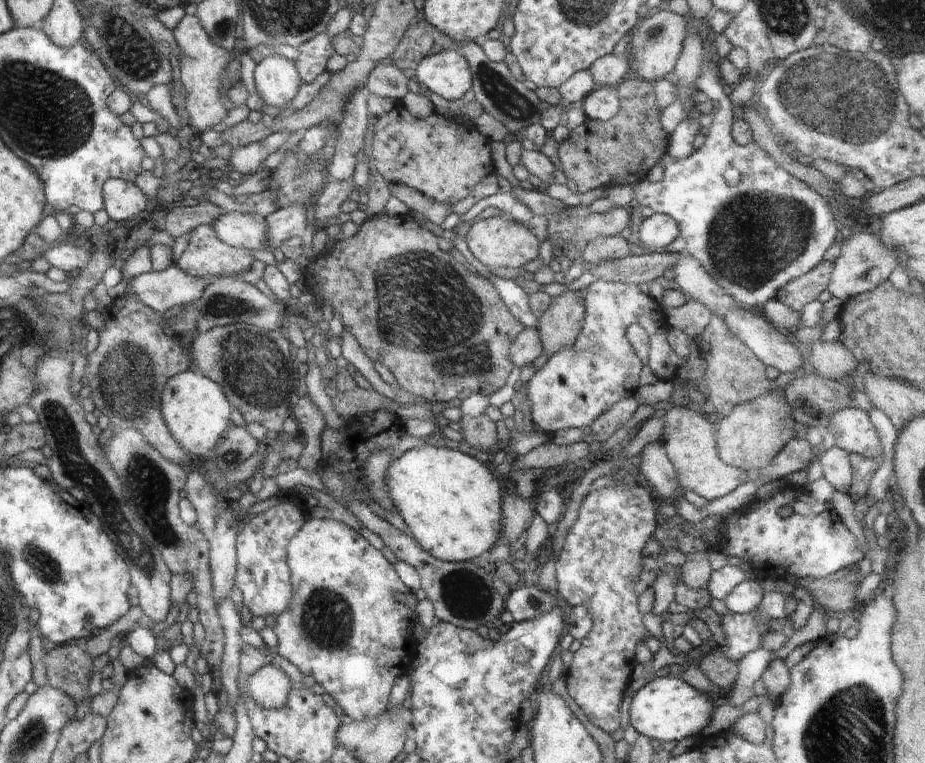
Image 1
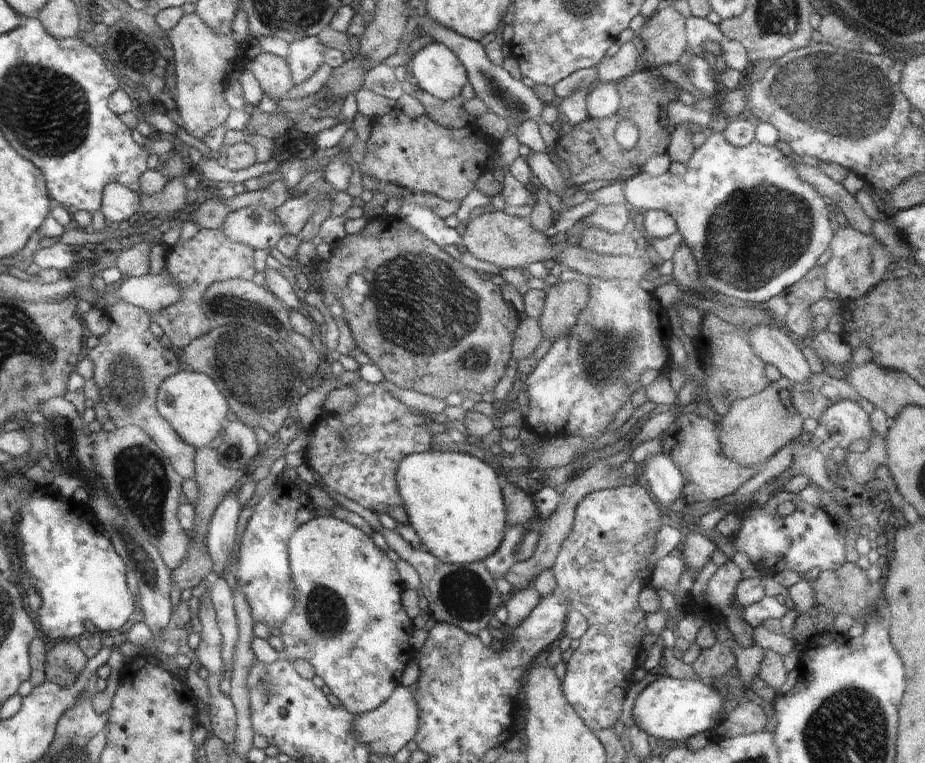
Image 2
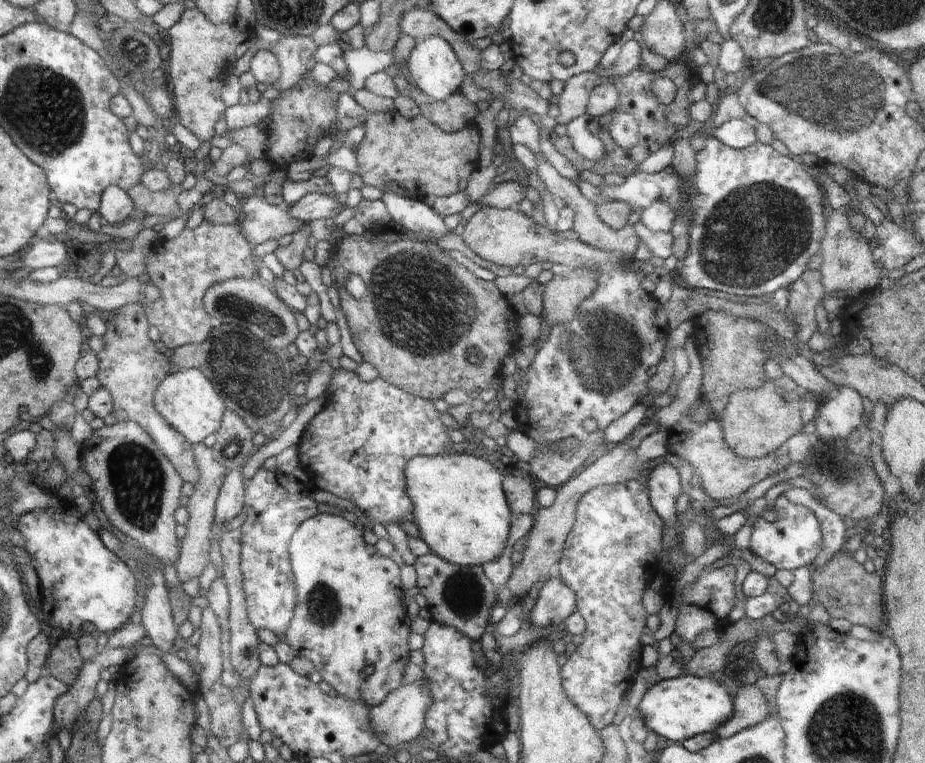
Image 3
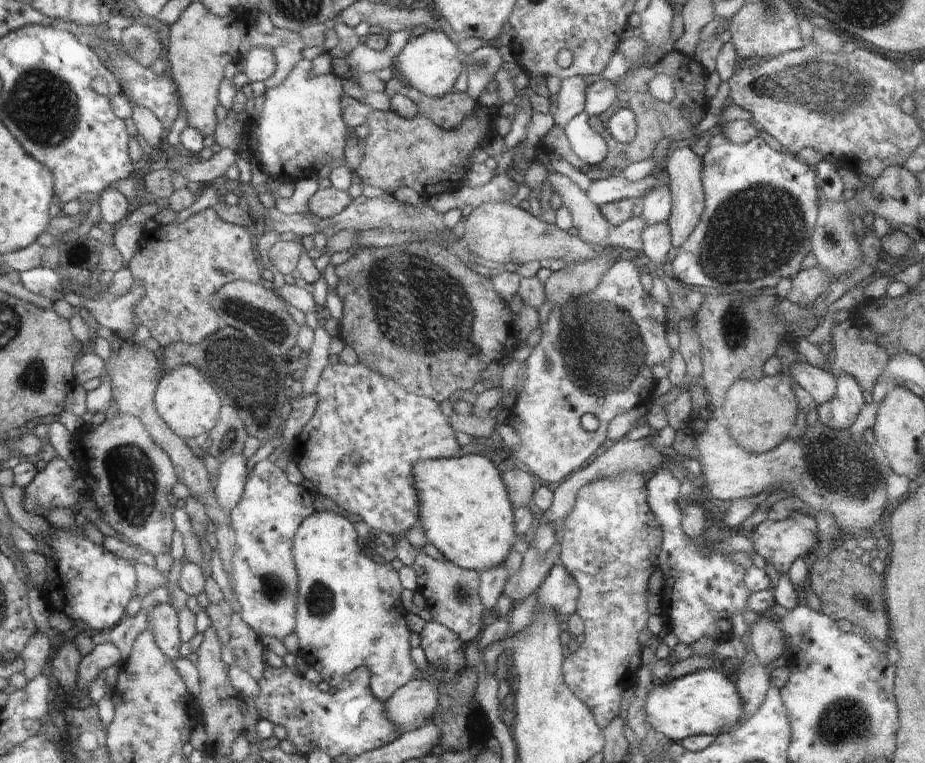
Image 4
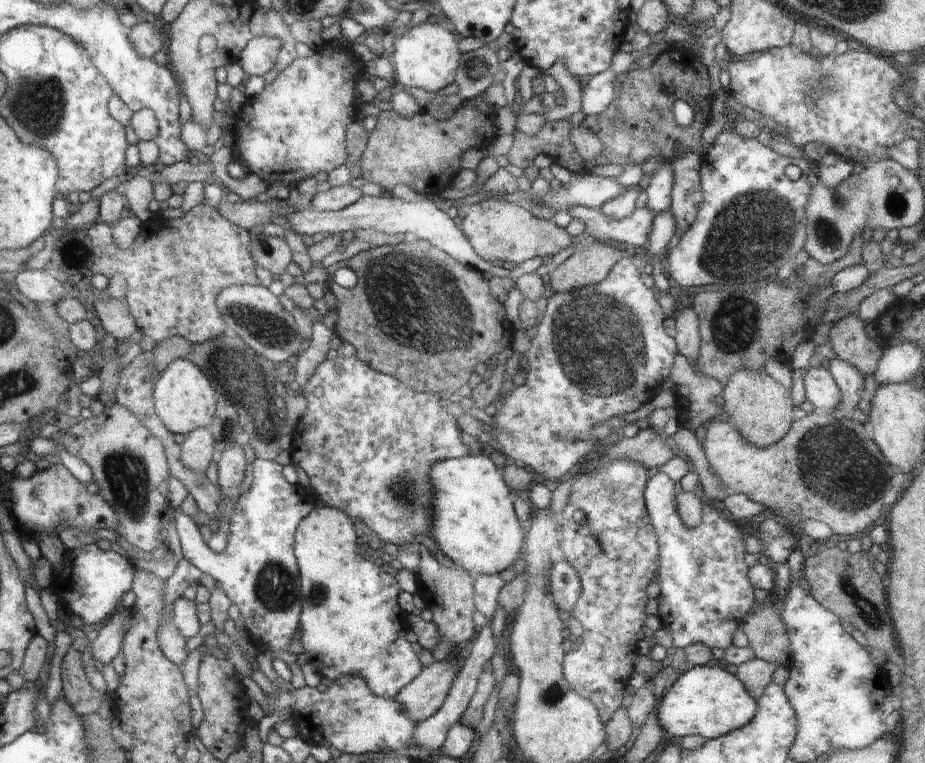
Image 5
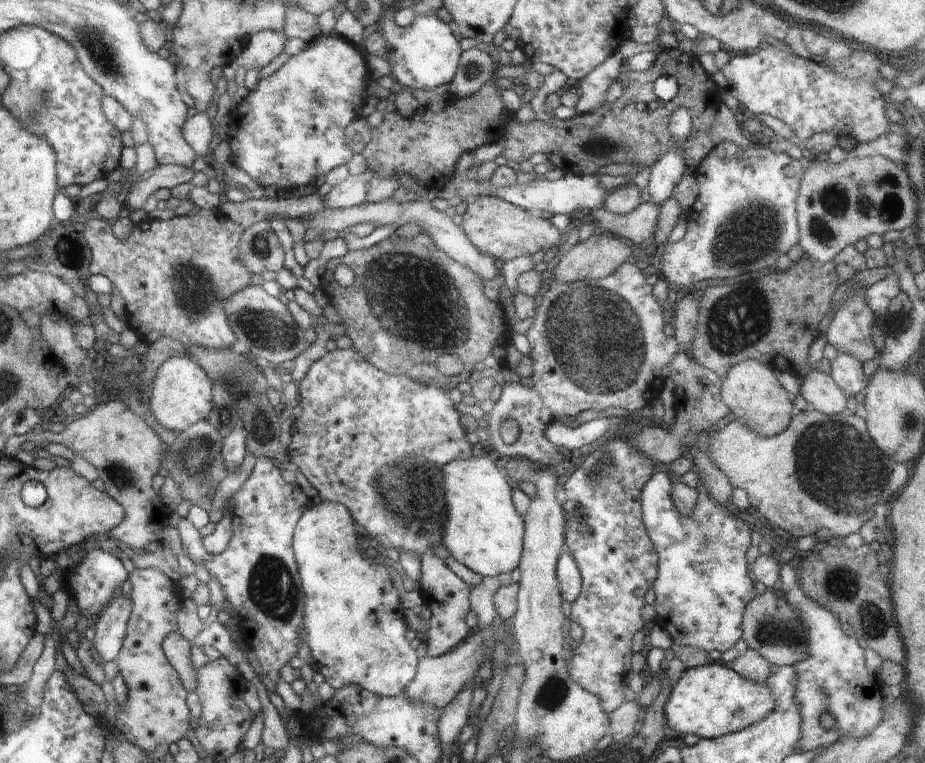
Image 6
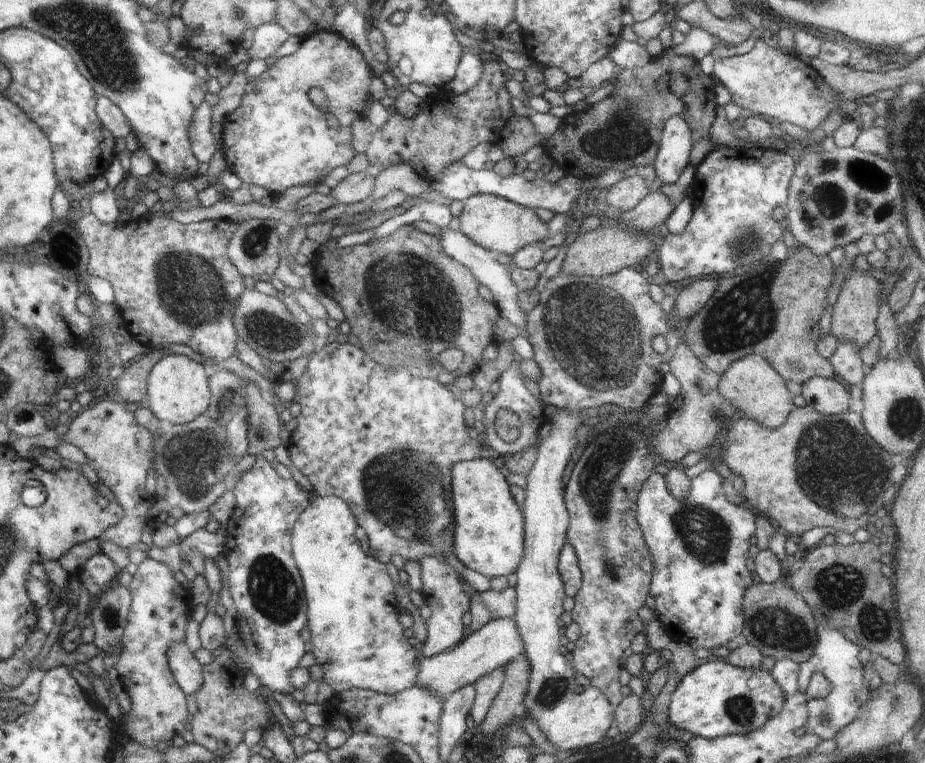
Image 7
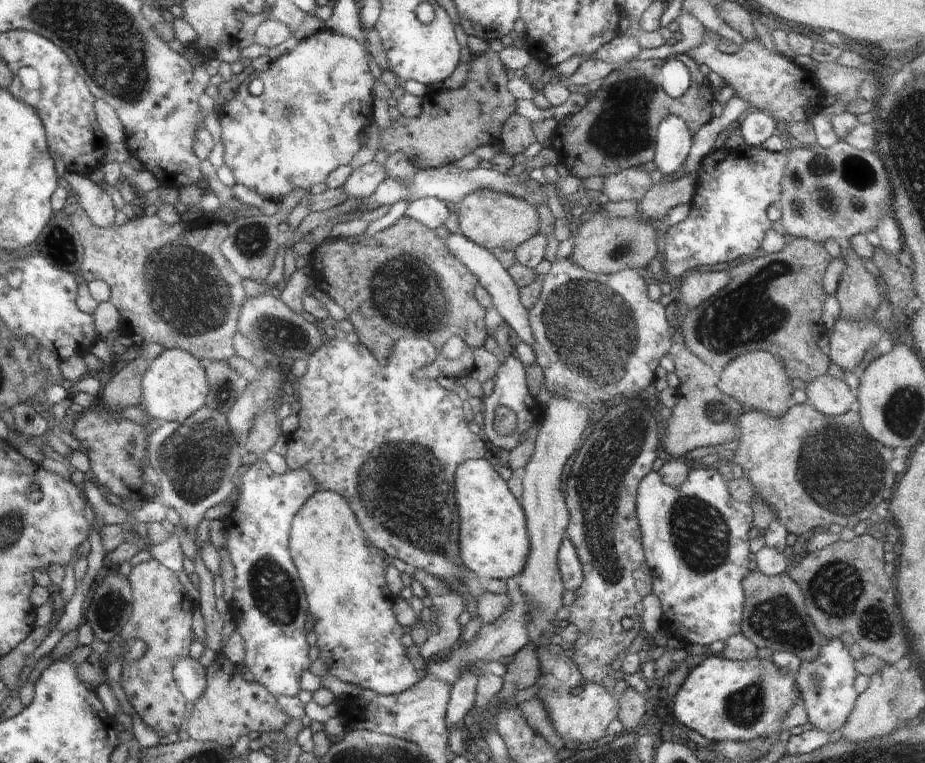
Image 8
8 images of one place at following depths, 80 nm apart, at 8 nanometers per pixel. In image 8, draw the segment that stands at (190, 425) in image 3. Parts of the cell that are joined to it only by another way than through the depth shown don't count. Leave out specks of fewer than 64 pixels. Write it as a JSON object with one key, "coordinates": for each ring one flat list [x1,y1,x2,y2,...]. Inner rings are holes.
{"coordinates":[[170,348,150,362,142,379,143,402,146,413,160,420,184,423,190,415,200,411,207,403,208,383,205,366,193,353,184,349]]}

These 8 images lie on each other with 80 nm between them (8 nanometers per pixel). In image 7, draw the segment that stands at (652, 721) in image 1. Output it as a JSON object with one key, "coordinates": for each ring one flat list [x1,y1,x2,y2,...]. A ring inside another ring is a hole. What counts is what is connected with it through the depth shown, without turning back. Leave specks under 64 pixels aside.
{"coordinates":[[710,658,706,664,698,665,693,671,687,672,678,683,675,691,672,693,671,702,668,709,669,723,676,725,678,728,684,729,685,731,692,732,696,737,704,737,707,739,715,739,726,735,745,735,749,732,760,730,769,722,771,718,776,718,783,708,785,708,786,696,784,689,778,684,778,680,770,674,766,669,743,669,737,666,731,665,722,658]]}

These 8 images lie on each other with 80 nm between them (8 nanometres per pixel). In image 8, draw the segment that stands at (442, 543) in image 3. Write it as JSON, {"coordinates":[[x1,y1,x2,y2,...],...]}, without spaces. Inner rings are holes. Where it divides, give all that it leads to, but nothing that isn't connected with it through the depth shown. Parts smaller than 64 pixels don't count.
{"coordinates":[[488,458,468,459,456,470,456,498,460,508,460,558,463,566,480,577,518,577,528,562,528,518,520,503,492,468]]}

